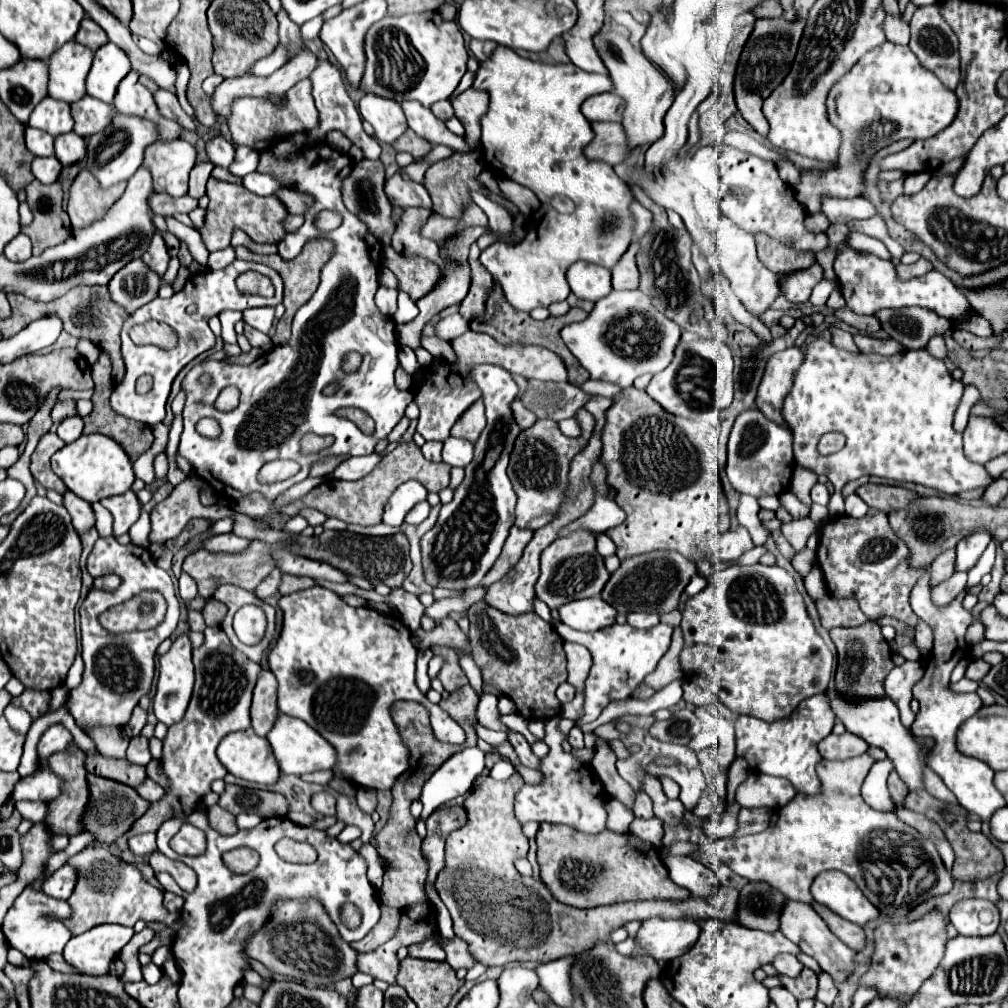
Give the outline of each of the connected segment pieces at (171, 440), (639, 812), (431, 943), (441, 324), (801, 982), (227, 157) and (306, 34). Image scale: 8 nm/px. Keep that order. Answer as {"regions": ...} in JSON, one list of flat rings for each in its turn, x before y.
{"regions":[[[181,415,175,416,171,429,169,431,168,442,166,446,166,453,169,456,175,457,178,450,180,435,183,430,183,418]],[[636,792,636,802,634,802,634,816,648,820,652,818,652,800,644,792]],[[426,938,426,940,420,942,420,944,408,946,408,956,439,962,444,961,444,958,446,958,446,954,444,954,440,942,434,940,434,938,430,938,430,940]],[[459,313,449,315,438,322,438,334,440,338,446,338,446,341,451,341,454,336,460,336,464,330,468,330,468,322,464,322]],[[804,968,798,978,780,976,780,980,782,980,782,986,786,990,790,990,798,1000,802,1000,802,998,814,998,816,996,818,980,816,980,816,974,810,968]],[[214,136,206,142,206,154,212,164,228,168,234,160,234,148,230,142,226,142,222,136]],[[316,16,316,18,312,18,312,20,308,20,306,24,302,24,302,40,304,42,308,42,308,40,314,40,316,36,318,36,318,32,320,32,320,28,322,28,322,16]]]}

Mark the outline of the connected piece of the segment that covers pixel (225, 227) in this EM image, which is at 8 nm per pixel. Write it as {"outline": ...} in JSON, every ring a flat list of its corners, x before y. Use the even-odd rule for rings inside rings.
{"outline":[[216,178,208,180,208,212,204,218,204,226,200,228,202,240,206,244,206,248,210,252,216,250,224,250,230,244,230,236,234,228,244,230,250,238,261,244,276,244,284,238,284,228,282,228,282,220,286,218,286,208,284,204,276,198,276,196,256,196,250,190,246,190,242,184,230,184,230,182,222,182],[254,226,254,228,248,228]]}

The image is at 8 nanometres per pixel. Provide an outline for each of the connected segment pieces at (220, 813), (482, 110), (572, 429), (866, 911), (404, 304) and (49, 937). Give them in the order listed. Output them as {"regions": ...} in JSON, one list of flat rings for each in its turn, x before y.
{"regions":[[[212,806,208,810,208,818,210,818,210,824,214,830,221,830,223,835,232,835,238,832,235,816,228,814,228,810,220,808,220,806]],[[468,88,466,92,462,92,454,102,454,112,456,118,464,124,466,128,466,140,468,142,476,142,480,140,480,118,486,114,488,110,488,94,486,92,478,92]],[[574,418,560,420,560,422,558,422,558,426,560,426,562,434,564,434,564,436,568,436,568,438,578,438,578,436,582,434,582,432,580,432,580,426,578,426,578,422,576,422]],[[822,872,814,878,812,896,838,916,864,926,878,918,878,908,860,892,860,888,844,872]],[[398,294,398,310,396,314,392,316,392,320,396,324,404,324,404,322,410,322,414,320,418,314,418,306,414,300,408,298,408,294]],[[26,886,22,894,14,900,12,908,8,910,4,922,2,922,2,932,8,940,8,944,16,950,20,950,26,958,30,960,44,960,54,952,62,952,66,942,72,938,70,930,62,924,72,914,70,904,66,900,56,900,46,896,40,890,34,890,32,886]]]}

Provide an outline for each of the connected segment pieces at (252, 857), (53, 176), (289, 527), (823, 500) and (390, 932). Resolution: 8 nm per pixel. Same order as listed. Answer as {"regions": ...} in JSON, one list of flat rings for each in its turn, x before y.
{"regions":[[[230,850,222,856,224,864,236,872,236,874,244,874,244,872,250,872,256,868,256,862,258,862,258,854,254,850]],[[48,156,48,158,34,158,32,160,32,174,36,180,40,180,42,184,52,184,58,180,60,176,60,162,58,158,54,156]],[[298,514,298,516,292,516,292,518,286,522,284,530,286,530,286,532,294,532,294,534,300,534,300,532,302,532,306,526,308,526,306,518,302,518,302,516]],[[816,484,816,486,812,488,812,502,822,504,822,506,828,506,828,502,830,502,830,492,828,492,828,488,826,488,824,484]],[[382,906,382,918,380,918,380,922,366,934,366,938,354,942,352,948,356,948,358,952,376,950,378,946,382,946,386,940,390,940,396,934,398,922,400,922,400,910]]]}

